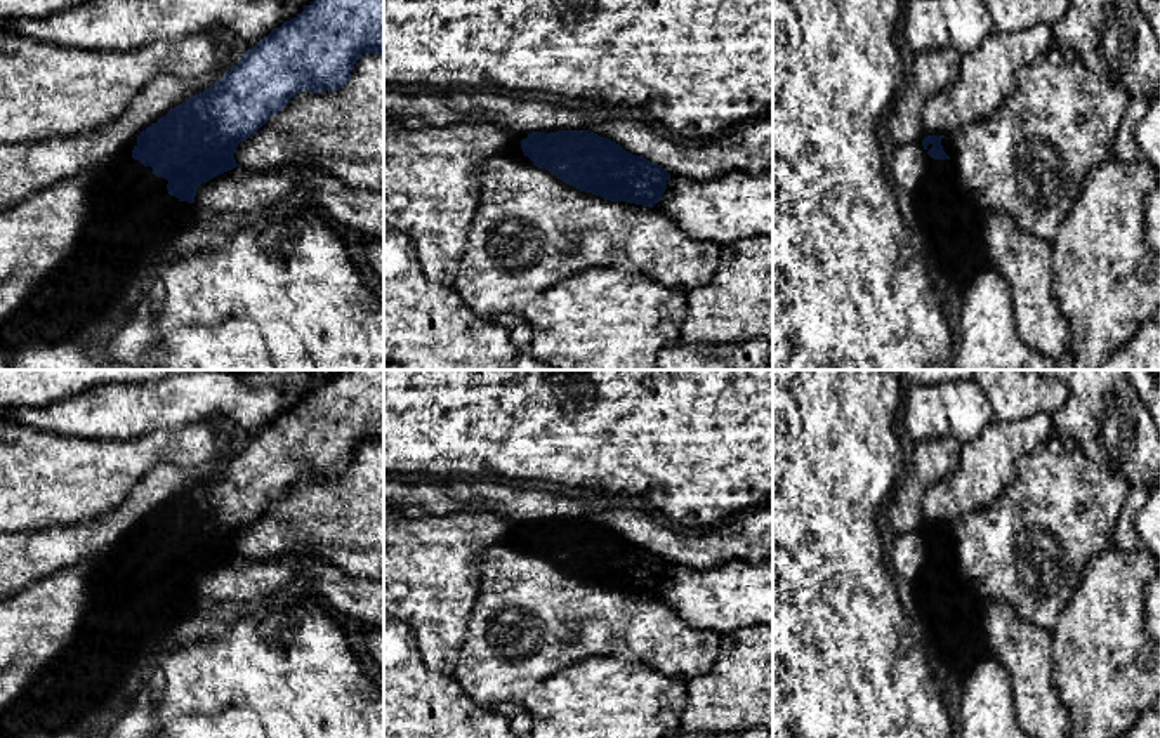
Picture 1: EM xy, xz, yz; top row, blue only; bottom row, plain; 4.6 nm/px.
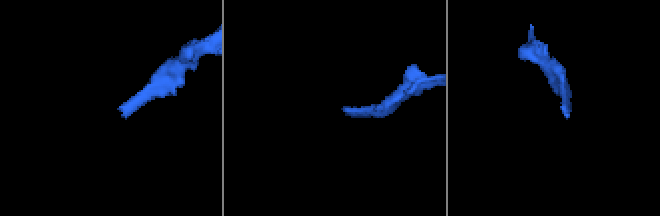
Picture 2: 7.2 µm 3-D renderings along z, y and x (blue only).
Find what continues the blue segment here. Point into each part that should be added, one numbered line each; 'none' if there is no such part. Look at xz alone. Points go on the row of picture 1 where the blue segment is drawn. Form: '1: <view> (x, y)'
1: xz (514, 151)

